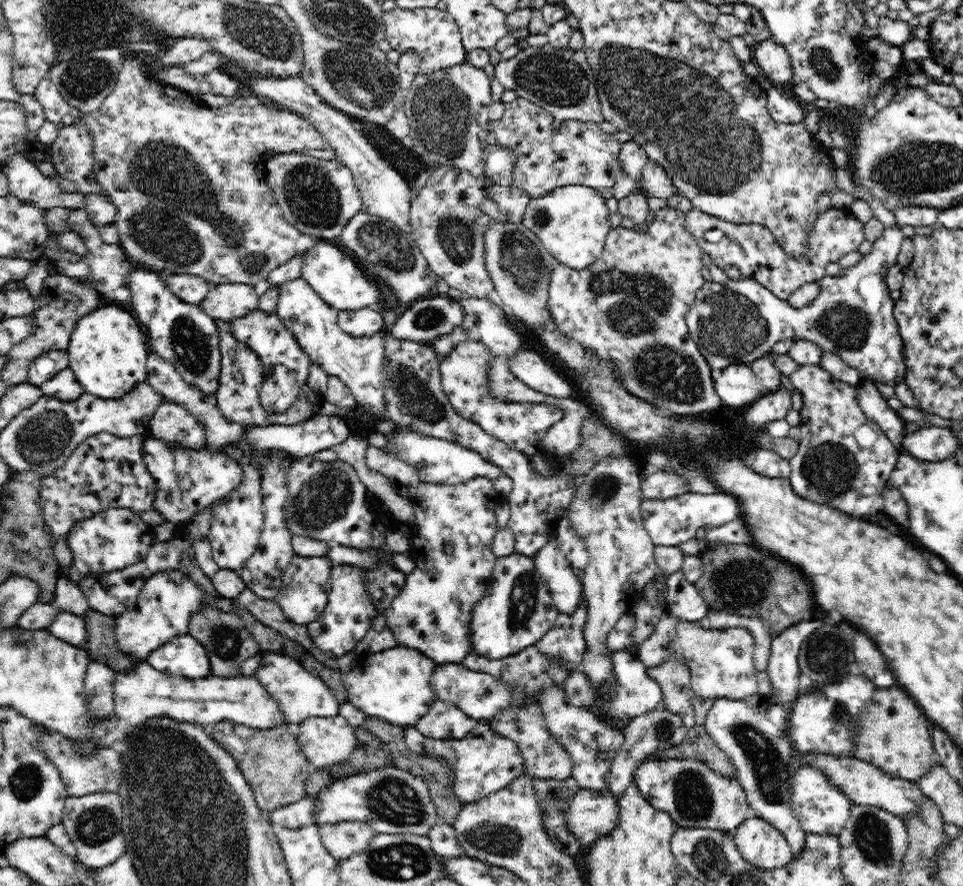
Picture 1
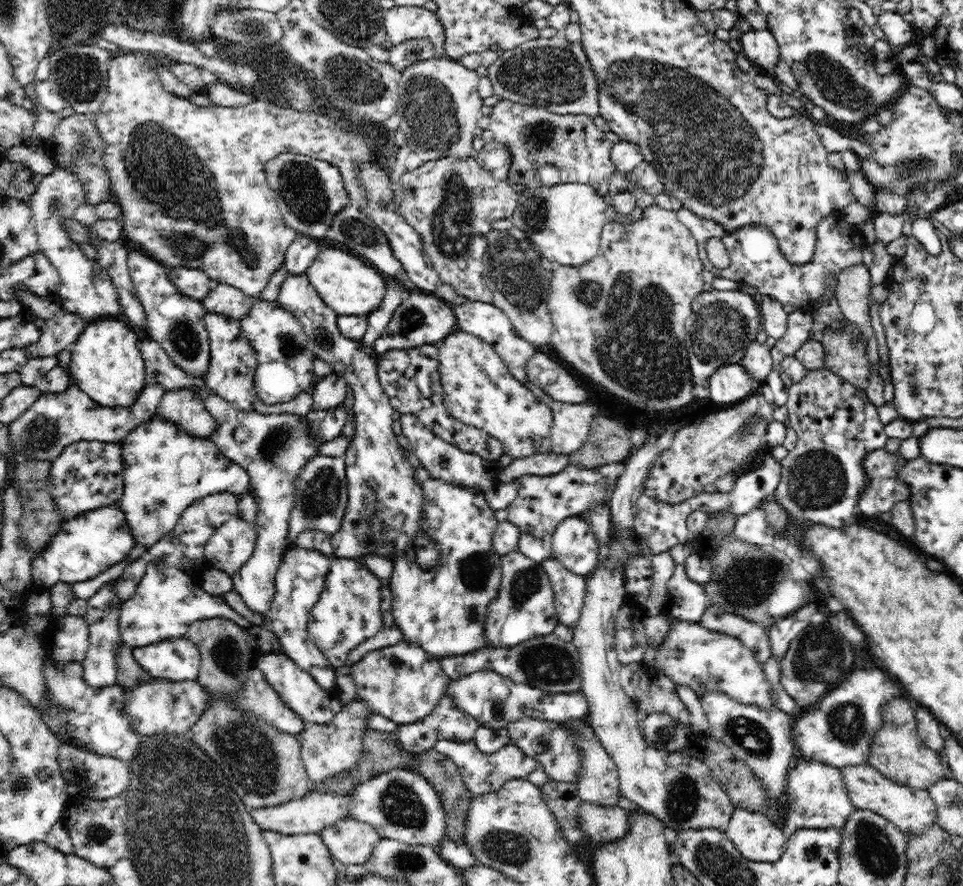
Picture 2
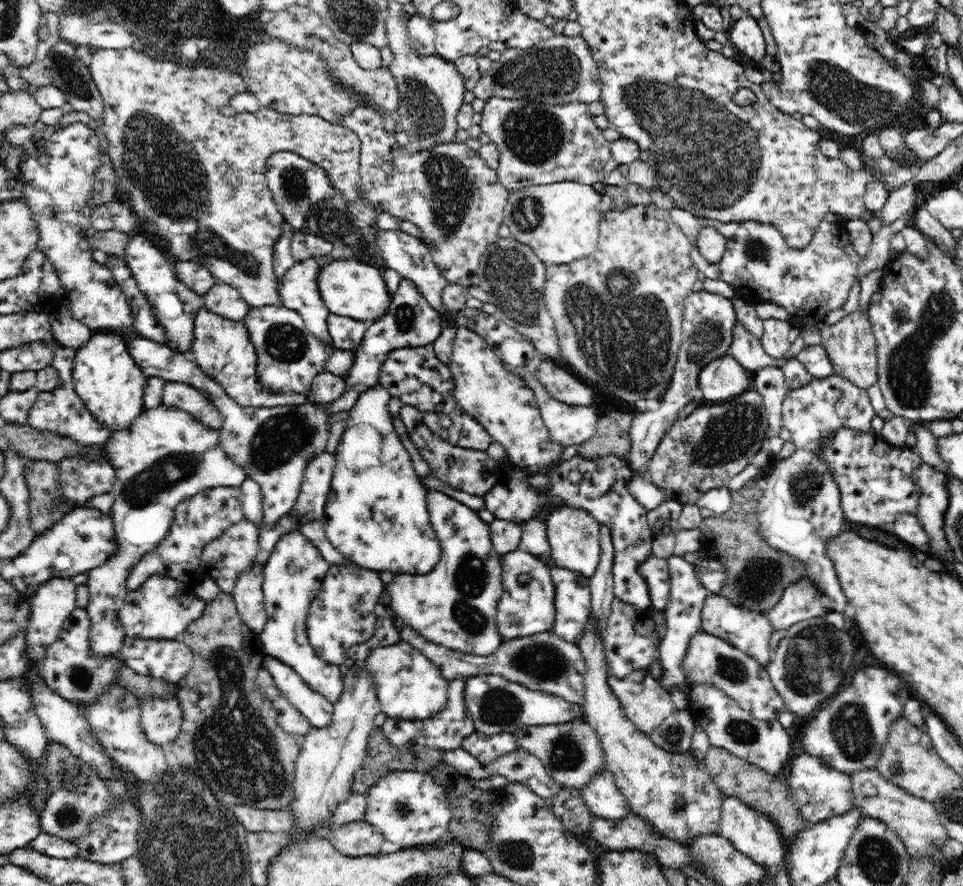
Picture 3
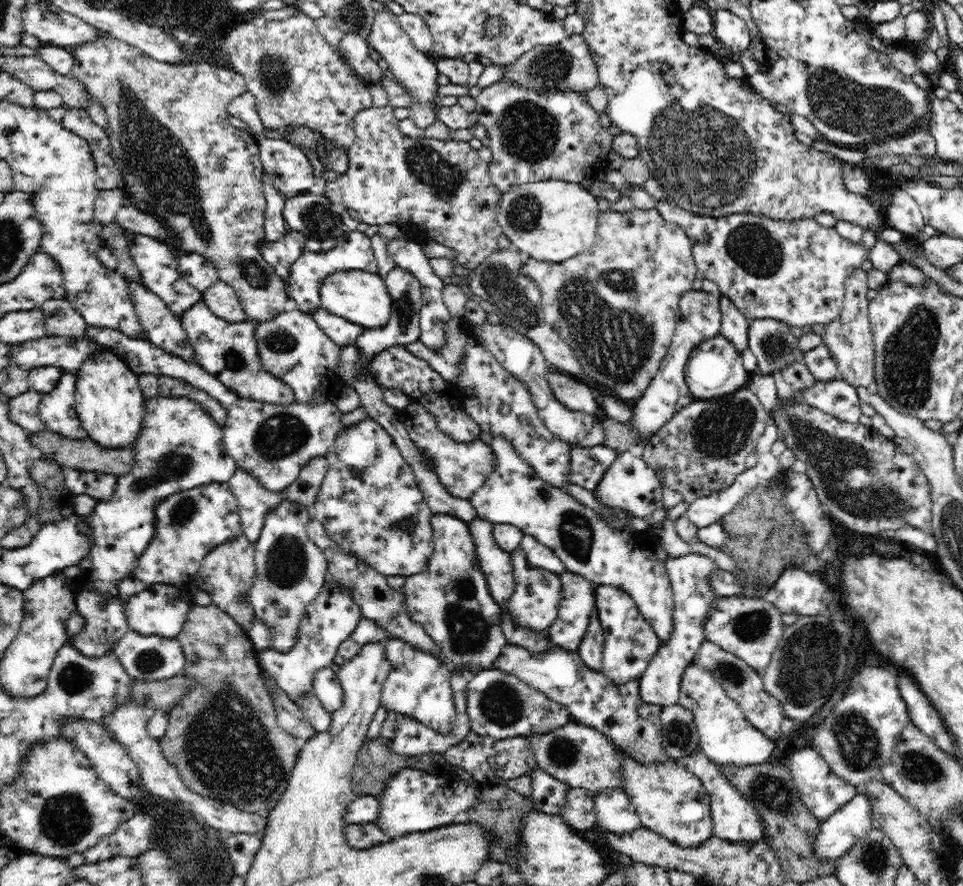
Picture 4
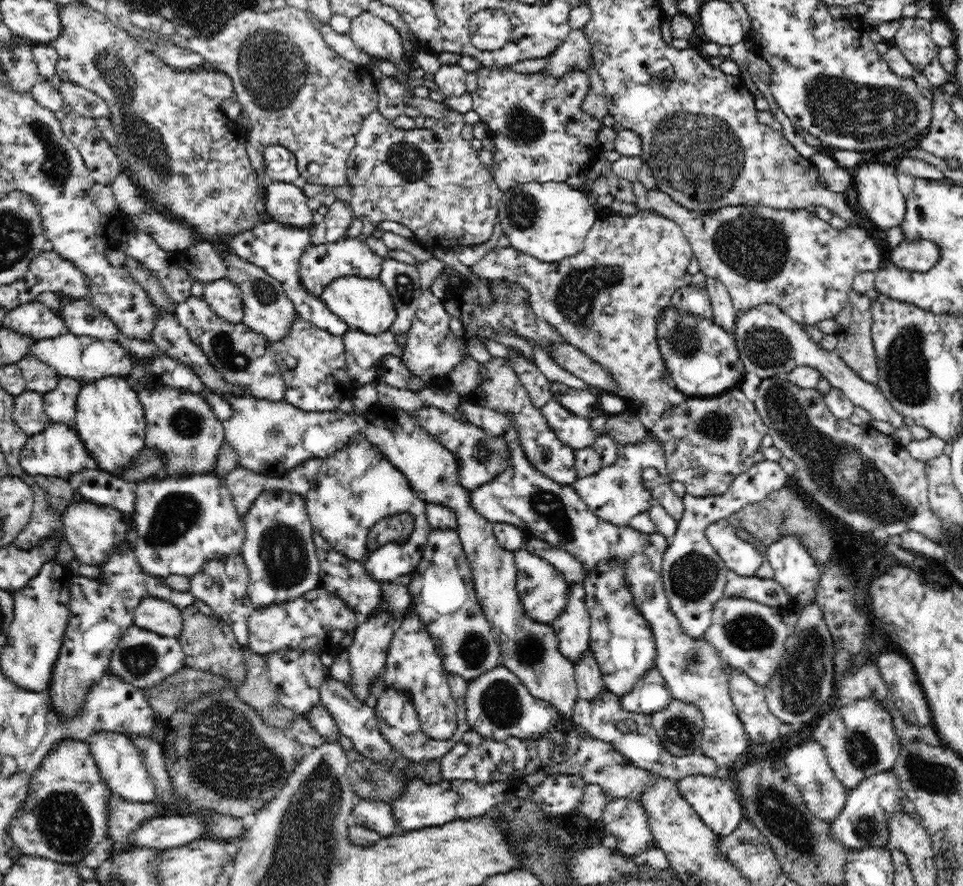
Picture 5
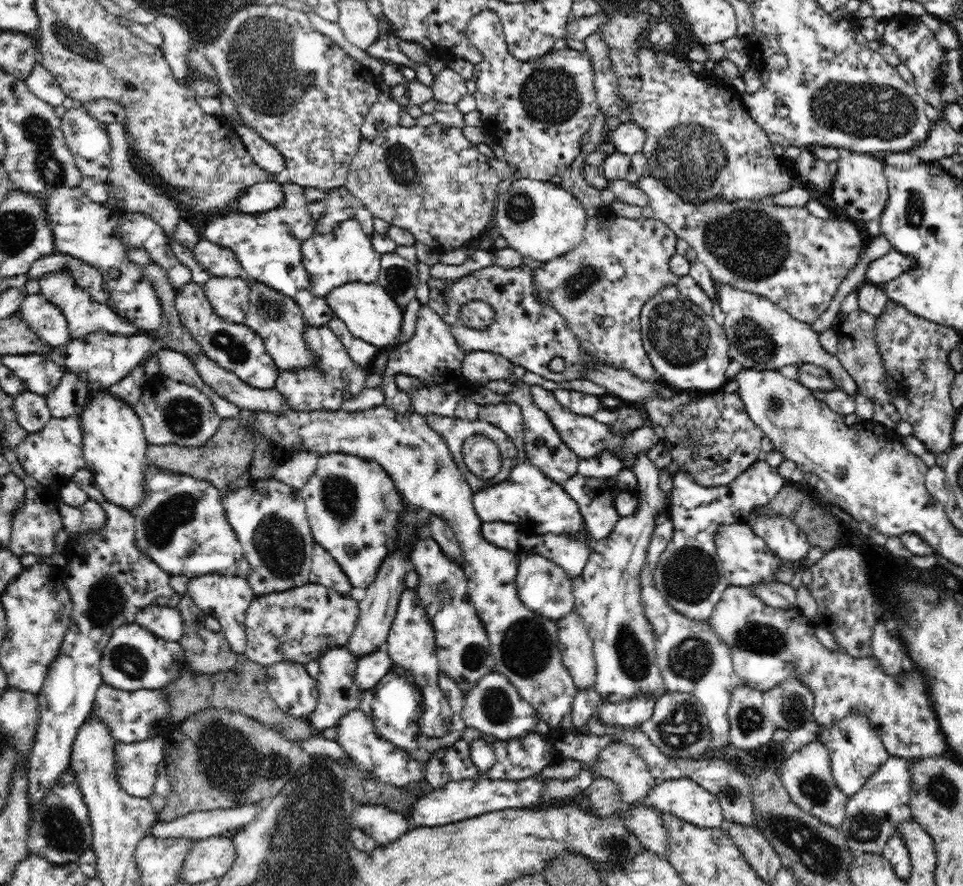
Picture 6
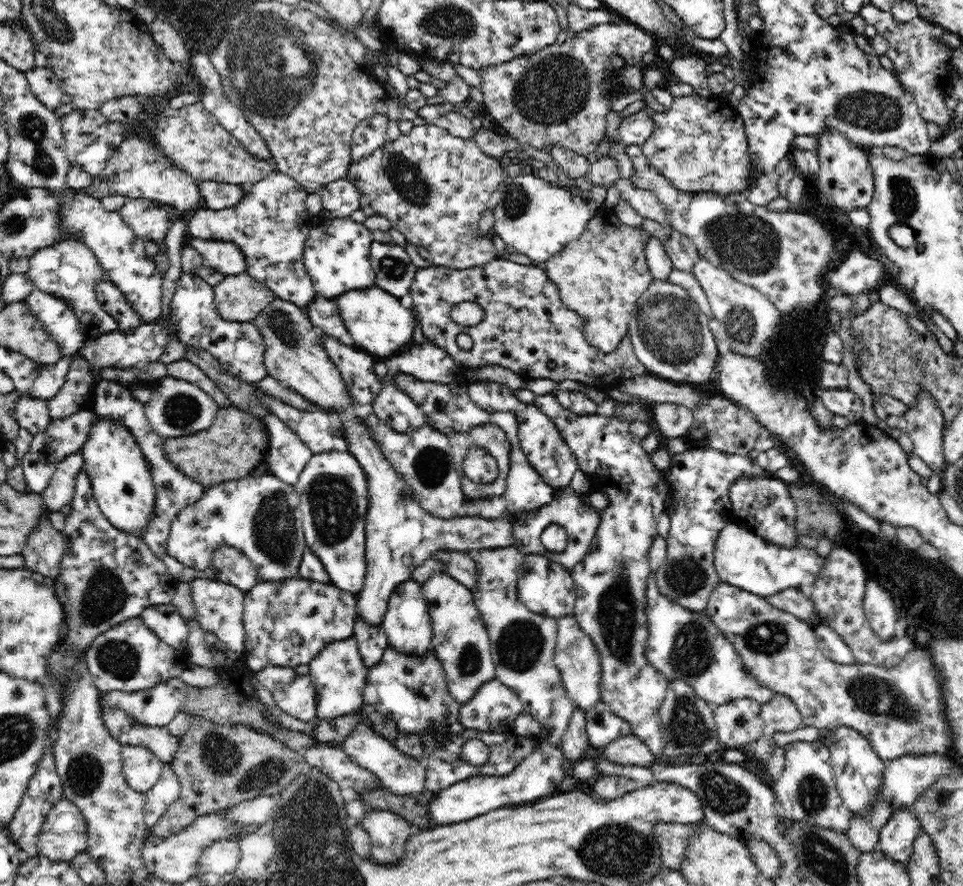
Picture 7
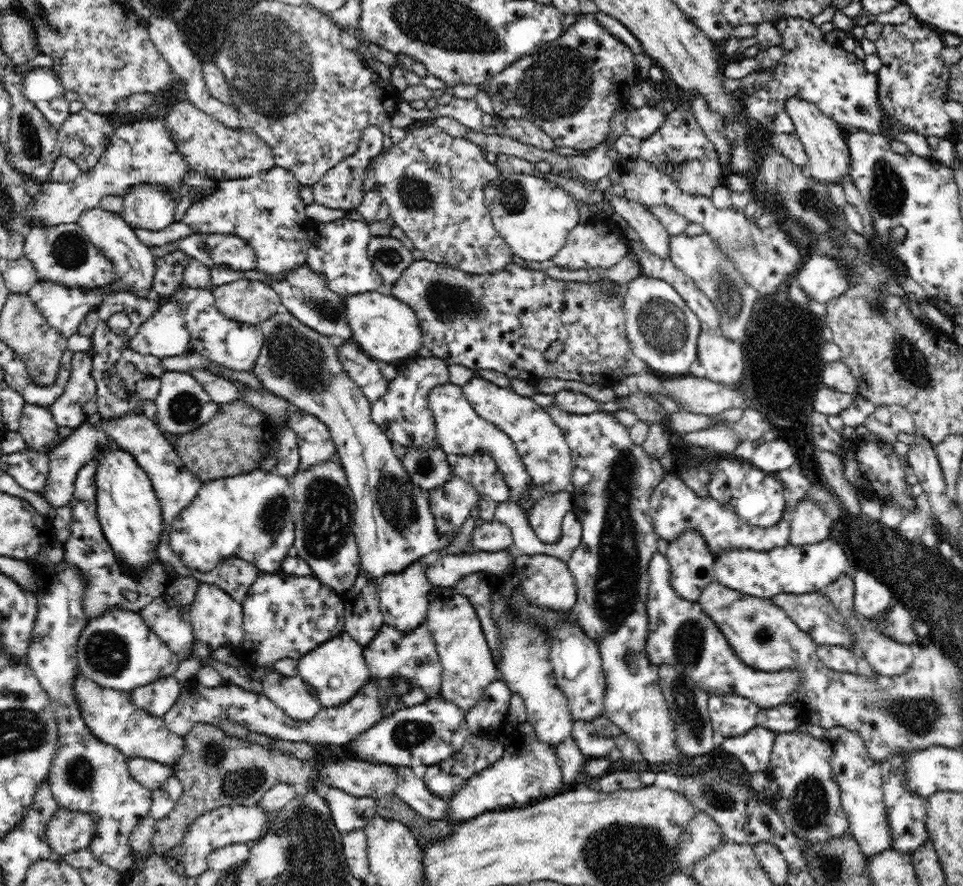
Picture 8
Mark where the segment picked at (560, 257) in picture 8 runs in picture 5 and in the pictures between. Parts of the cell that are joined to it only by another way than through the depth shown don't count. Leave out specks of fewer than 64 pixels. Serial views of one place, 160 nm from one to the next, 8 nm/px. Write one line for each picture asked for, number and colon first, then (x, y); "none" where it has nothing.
5: (606, 300)
6: (600, 286)
7: (600, 275)

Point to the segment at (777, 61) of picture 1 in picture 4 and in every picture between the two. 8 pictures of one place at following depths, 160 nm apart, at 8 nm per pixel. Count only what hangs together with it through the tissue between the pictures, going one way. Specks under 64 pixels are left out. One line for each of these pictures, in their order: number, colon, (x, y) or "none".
2: (759, 46)
3: (744, 34)
4: (729, 30)

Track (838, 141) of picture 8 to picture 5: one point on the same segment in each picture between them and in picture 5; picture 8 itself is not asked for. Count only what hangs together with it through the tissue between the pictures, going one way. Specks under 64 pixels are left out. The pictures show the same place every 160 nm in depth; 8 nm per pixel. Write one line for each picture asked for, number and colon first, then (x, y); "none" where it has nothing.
5: (878, 195)
6: (860, 188)
7: (844, 178)

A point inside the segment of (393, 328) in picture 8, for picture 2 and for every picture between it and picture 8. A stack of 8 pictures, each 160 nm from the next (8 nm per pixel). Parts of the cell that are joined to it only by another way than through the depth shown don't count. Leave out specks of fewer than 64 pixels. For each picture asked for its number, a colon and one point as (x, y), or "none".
2: (347, 284)
3: (351, 289)
4: (361, 297)
5: (365, 304)
6: (371, 314)
7: (380, 325)

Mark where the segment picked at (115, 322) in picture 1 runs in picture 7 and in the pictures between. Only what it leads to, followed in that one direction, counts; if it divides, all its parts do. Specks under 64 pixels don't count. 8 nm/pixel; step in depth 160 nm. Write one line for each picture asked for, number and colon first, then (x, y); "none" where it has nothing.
2: (106, 363)
3: (105, 376)
4: (110, 405)
5: (110, 420)
6: (114, 445)
7: (120, 476)

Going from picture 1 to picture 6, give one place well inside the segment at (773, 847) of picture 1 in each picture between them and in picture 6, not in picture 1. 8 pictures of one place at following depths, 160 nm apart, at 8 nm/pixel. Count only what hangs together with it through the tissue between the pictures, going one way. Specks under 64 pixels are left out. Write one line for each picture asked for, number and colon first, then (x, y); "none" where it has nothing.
2: (756, 836)
3: (755, 835)
4: (734, 818)
5: (714, 800)
6: (684, 798)

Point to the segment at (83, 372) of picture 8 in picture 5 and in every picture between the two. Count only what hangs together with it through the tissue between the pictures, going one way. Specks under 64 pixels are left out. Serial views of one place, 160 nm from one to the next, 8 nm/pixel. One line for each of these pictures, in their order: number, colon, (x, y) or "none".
5: (59, 404)
6: (68, 398)
7: (77, 393)

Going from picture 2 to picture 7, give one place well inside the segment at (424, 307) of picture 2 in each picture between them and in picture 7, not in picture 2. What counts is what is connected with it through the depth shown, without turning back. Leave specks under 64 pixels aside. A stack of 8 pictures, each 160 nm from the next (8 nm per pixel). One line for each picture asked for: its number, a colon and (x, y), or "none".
3: (410, 321)
4: (403, 328)
5: (402, 280)
6: (399, 276)
7: (394, 271)

